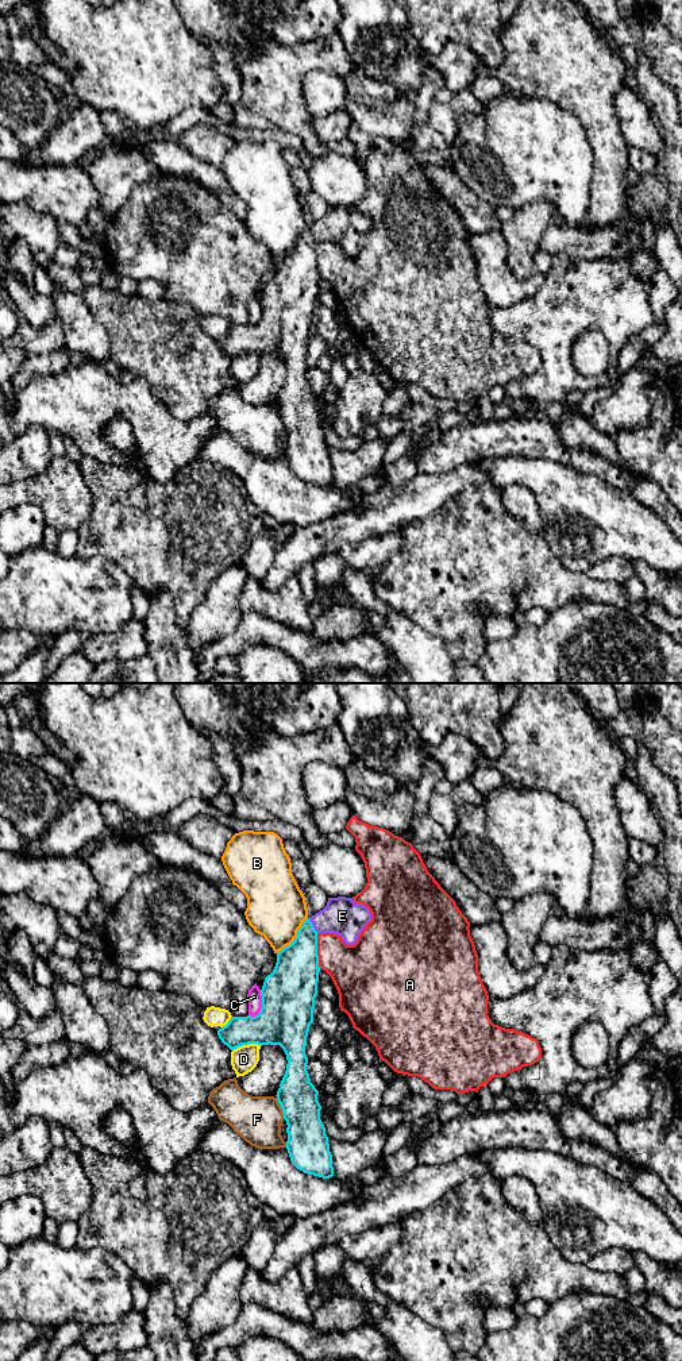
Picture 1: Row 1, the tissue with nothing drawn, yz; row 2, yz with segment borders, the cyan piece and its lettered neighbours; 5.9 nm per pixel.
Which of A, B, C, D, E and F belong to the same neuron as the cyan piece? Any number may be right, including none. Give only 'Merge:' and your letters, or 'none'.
Merge: E

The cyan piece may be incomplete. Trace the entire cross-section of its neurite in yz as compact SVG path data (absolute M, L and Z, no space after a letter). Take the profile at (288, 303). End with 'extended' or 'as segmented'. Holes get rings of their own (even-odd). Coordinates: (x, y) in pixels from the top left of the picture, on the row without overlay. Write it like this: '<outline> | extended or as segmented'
M328 207L327 215L307 227L294 250L277 261L277 271L265 286L261 304L262 317L258 324L231 325L228 332L217 339L217 344L231 359L248 352L280 354L286 363L286 379L277 400L277 409L286 429L286 458L292 473L304 482L330 487L334 485L332 463L330 460L325 436L320 428L321 415L319 400L311 392L305 363L309 335L313 331L315 306L319 290L317 243L334 242L347 254L354 254L363 236L371 230L370 219L351 207Z | extended

